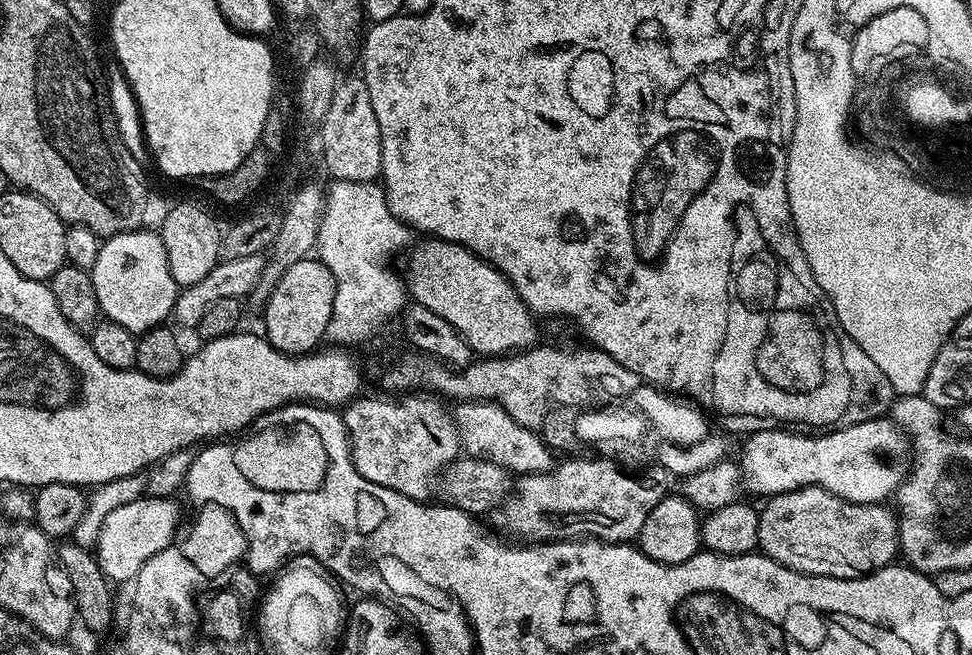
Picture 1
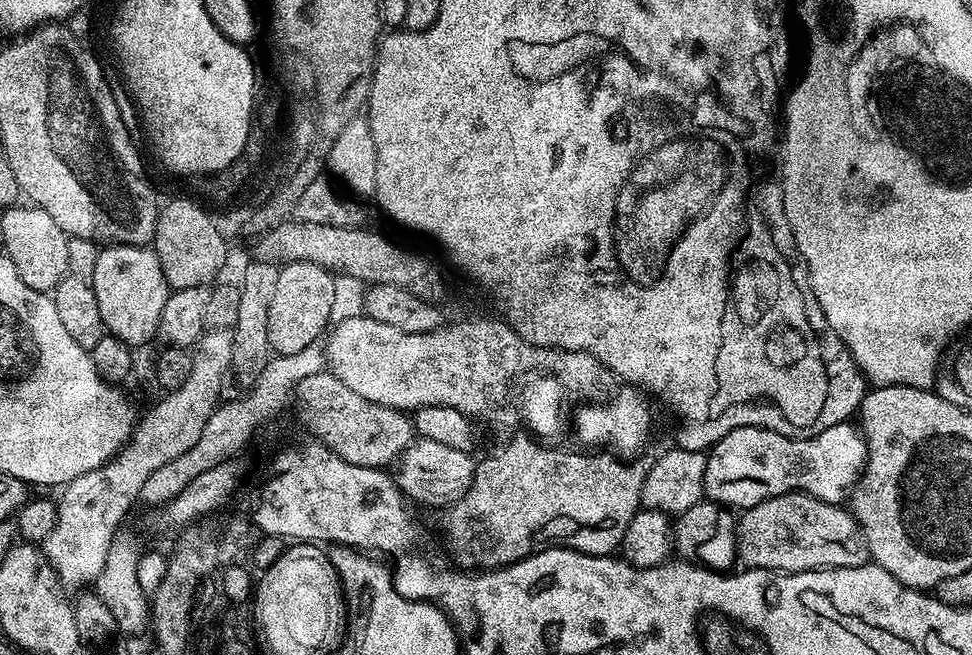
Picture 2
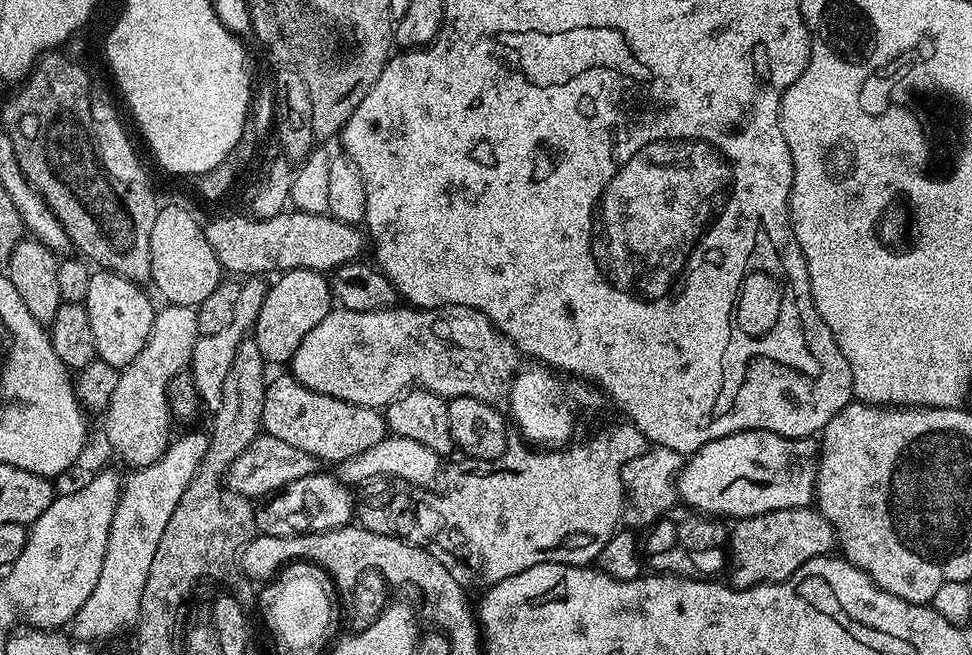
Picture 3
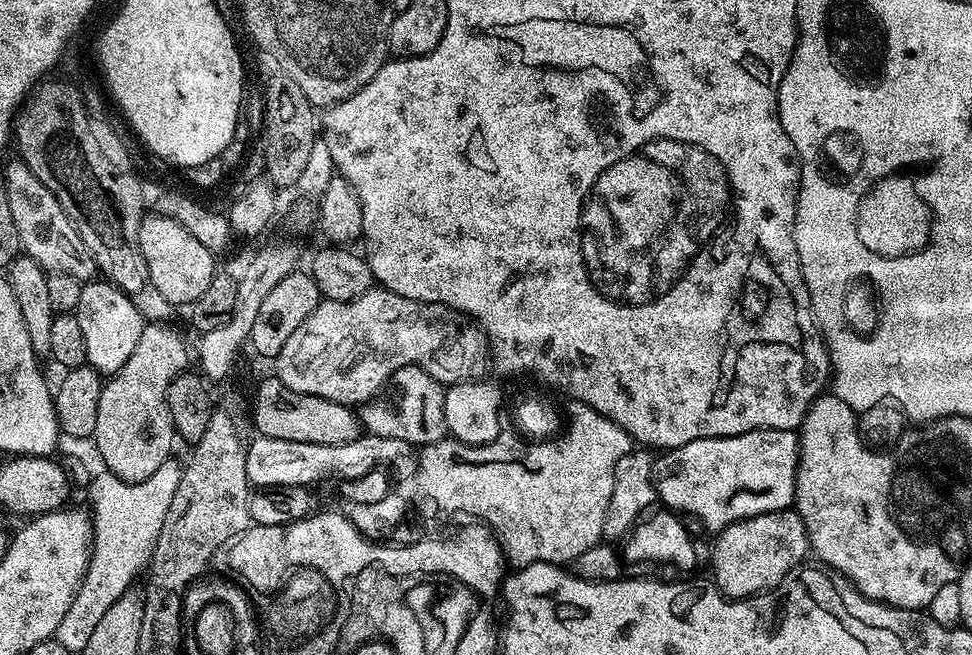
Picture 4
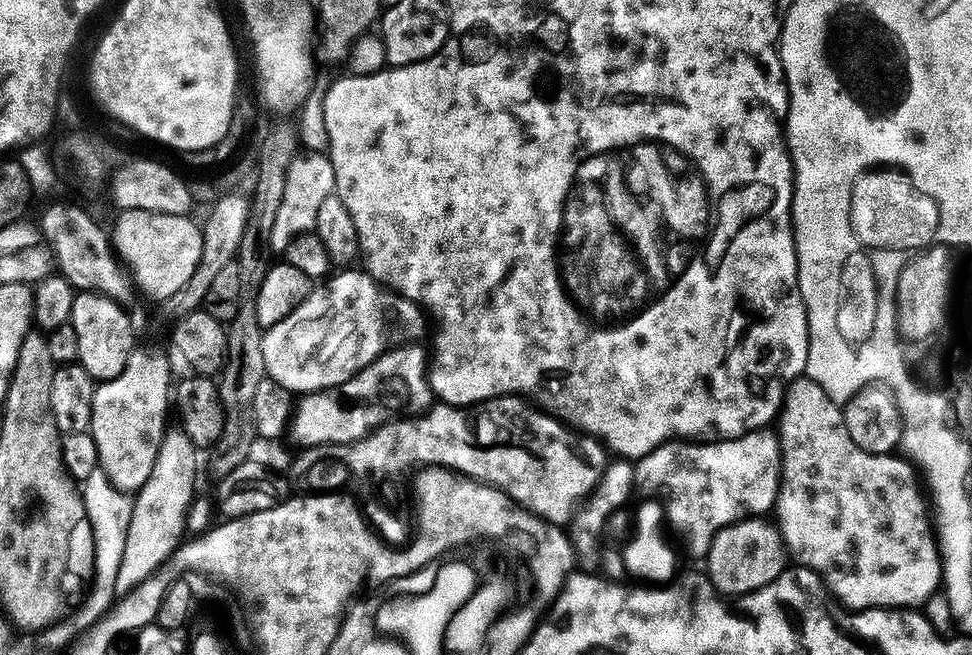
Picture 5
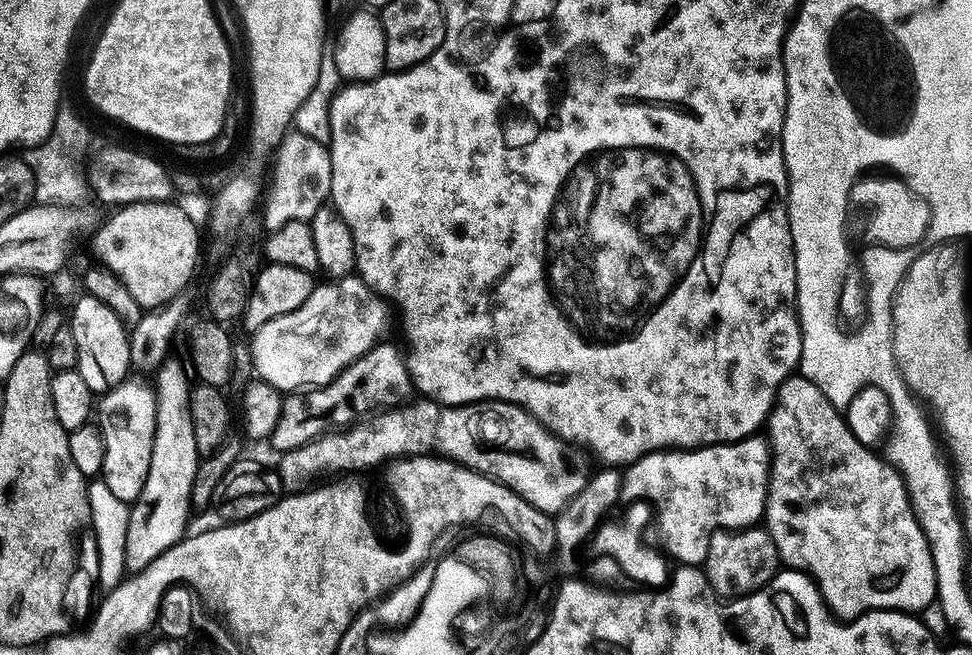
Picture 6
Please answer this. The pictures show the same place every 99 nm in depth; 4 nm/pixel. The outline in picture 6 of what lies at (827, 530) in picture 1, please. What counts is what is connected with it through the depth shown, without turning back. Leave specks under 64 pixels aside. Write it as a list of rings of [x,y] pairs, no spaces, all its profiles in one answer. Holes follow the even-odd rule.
[[[753,526],[739,530],[717,530],[713,532],[702,567],[717,596],[739,598],[748,596],[775,580],[781,563],[778,550],[768,531],[763,527]]]

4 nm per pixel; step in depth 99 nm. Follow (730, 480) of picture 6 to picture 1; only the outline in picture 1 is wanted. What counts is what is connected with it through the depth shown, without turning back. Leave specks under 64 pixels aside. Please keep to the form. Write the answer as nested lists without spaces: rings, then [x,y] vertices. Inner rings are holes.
[[[891,419],[867,420],[852,424],[849,428],[825,431],[823,434],[804,434],[795,436],[795,431],[781,430],[768,426],[765,432],[756,432],[744,444],[744,453],[738,457],[740,479],[743,487],[756,496],[771,498],[779,492],[793,492],[799,488],[809,488],[817,484],[822,490],[830,490],[843,500],[855,504],[879,504],[887,501],[887,496],[899,489],[906,475],[906,461],[910,456],[910,446],[904,434]]]

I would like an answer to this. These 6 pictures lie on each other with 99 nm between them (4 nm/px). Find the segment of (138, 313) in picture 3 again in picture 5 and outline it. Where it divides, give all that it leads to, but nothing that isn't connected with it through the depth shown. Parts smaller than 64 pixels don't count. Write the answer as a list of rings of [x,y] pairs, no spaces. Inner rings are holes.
[[[77,291],[70,322],[74,326],[74,334],[78,334],[76,360],[92,375],[93,381],[103,382],[118,378],[134,347],[134,329],[125,305],[116,304],[111,298],[97,292]]]

